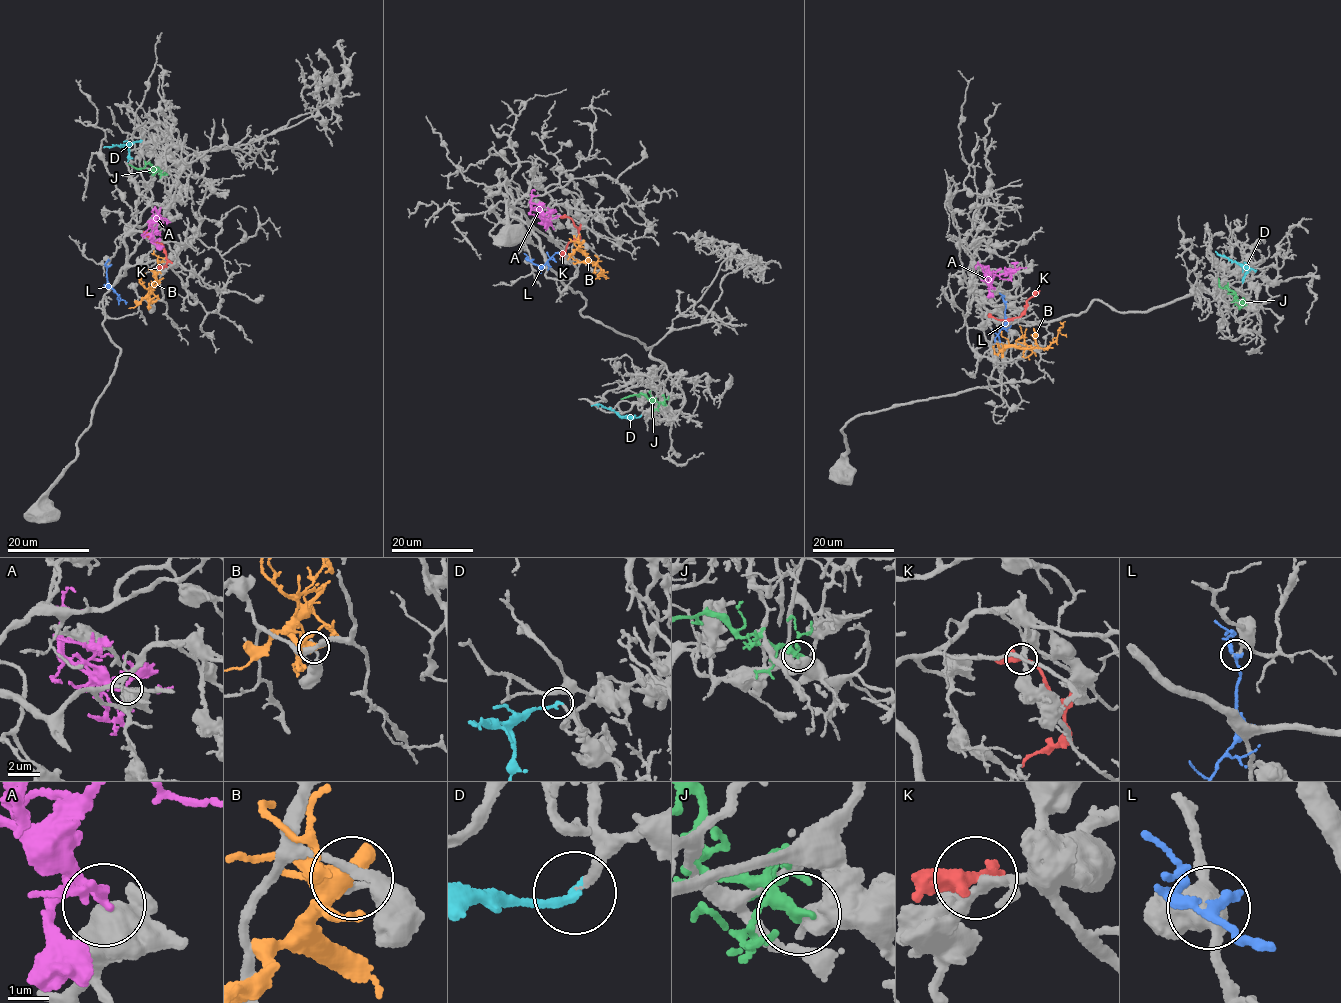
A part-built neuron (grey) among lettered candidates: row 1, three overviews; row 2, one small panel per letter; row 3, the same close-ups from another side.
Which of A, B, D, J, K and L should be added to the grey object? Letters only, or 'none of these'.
D

